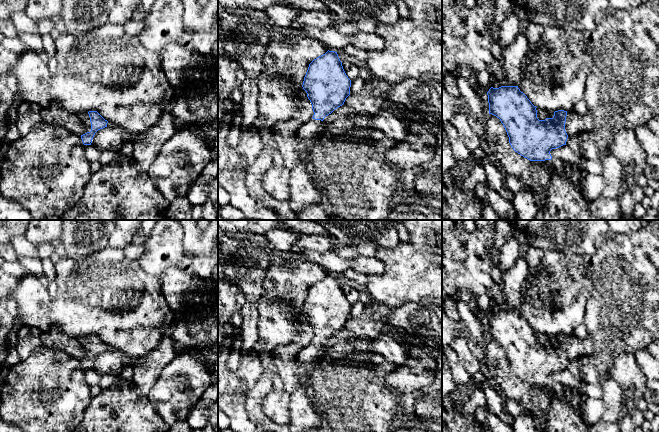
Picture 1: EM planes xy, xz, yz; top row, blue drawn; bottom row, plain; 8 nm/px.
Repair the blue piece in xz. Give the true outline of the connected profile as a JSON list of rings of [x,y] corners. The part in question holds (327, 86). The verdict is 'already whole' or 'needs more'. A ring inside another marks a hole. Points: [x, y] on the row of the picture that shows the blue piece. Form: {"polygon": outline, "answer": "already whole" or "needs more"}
{"polygon": [[[328,50],[309,64],[302,87],[312,104],[314,115],[297,130],[297,139],[304,145],[304,150],[310,153],[321,137],[324,118],[342,106],[350,95],[351,80],[346,75],[337,52]]], "answer": "needs more"}

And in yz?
{"polygon": [[[518,86],[491,87],[487,92],[489,114],[500,119],[513,150],[530,161],[551,160],[550,151],[566,145],[568,137],[590,132],[593,115],[558,110],[552,118],[539,120],[536,106]]], "answer": "needs more"}

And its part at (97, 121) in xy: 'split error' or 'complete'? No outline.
split error

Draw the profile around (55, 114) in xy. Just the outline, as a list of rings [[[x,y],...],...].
[[[52,101],[49,107],[42,108],[39,113],[42,121],[47,124],[61,127],[79,136],[86,133],[84,123],[79,119],[78,113],[64,109],[60,103]]]

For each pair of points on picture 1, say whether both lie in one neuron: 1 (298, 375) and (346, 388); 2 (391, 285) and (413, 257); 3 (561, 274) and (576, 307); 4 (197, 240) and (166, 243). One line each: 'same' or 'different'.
1: different
2: same
3: same
4: different

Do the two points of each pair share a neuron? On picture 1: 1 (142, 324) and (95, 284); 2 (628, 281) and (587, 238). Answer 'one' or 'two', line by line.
1: one
2: two

